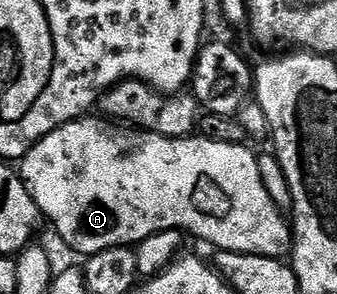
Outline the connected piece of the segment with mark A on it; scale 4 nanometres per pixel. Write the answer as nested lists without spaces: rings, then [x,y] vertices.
[[[84,117],[75,119],[72,123],[67,123],[63,127],[57,128],[53,133],[49,133],[43,140],[34,147],[28,155],[21,160],[21,174],[23,183],[29,189],[35,204],[39,206],[43,213],[44,220],[48,224],[55,226],[55,231],[72,247],[75,251],[80,251],[83,257],[90,257],[101,253],[105,249],[114,247],[131,247],[138,245],[149,237],[153,237],[162,231],[181,231],[188,236],[196,235],[199,239],[204,239],[207,243],[212,243],[212,248],[220,251],[232,251],[233,253],[249,253],[250,255],[260,255],[270,259],[283,259],[290,256],[293,250],[293,227],[284,212],[277,205],[273,205],[273,197],[269,197],[269,192],[261,181],[261,169],[256,152],[250,151],[250,146],[238,143],[229,145],[221,141],[204,139],[202,137],[188,137],[185,139],[170,139],[164,135],[155,135],[151,131],[141,131],[132,129],[127,125],[120,125],[115,121],[108,121],[106,118],[91,119]]]

